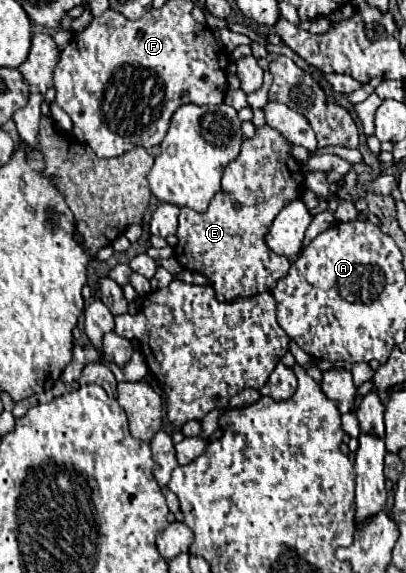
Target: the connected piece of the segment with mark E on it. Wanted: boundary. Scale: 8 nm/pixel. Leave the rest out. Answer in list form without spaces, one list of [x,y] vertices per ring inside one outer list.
[[[269,125],[255,131],[255,137],[245,139],[241,145],[241,155],[227,165],[223,173],[223,189],[211,199],[209,209],[205,213],[195,213],[187,207],[181,207],[179,215],[179,243],[175,247],[175,259],[189,271],[201,271],[205,277],[209,277],[213,289],[217,291],[217,297],[221,301],[231,301],[233,297],[251,297],[253,293],[267,293],[273,291],[273,285],[285,273],[289,271],[289,259],[275,255],[263,241],[265,233],[269,231],[269,225],[273,223],[273,217],[291,201],[301,197],[303,191],[303,169],[297,159],[289,153],[291,143],[281,137],[275,129]]]

